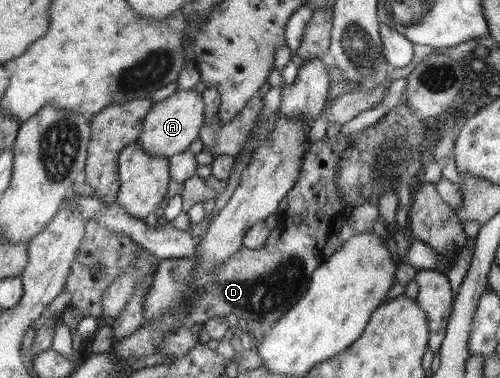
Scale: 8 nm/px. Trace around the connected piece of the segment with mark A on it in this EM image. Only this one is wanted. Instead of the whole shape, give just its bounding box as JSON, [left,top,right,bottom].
[138,89,204,158]

